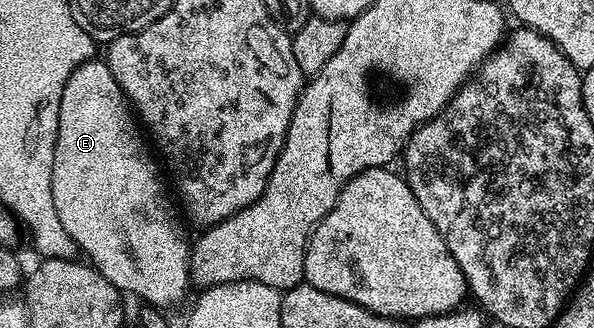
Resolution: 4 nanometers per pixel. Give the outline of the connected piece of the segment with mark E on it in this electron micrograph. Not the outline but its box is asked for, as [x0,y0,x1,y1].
[52,58,192,310]

